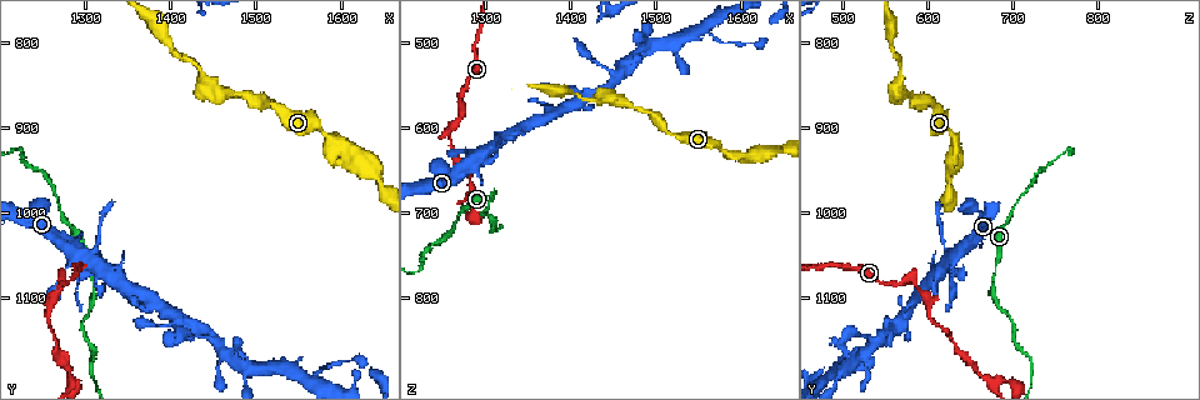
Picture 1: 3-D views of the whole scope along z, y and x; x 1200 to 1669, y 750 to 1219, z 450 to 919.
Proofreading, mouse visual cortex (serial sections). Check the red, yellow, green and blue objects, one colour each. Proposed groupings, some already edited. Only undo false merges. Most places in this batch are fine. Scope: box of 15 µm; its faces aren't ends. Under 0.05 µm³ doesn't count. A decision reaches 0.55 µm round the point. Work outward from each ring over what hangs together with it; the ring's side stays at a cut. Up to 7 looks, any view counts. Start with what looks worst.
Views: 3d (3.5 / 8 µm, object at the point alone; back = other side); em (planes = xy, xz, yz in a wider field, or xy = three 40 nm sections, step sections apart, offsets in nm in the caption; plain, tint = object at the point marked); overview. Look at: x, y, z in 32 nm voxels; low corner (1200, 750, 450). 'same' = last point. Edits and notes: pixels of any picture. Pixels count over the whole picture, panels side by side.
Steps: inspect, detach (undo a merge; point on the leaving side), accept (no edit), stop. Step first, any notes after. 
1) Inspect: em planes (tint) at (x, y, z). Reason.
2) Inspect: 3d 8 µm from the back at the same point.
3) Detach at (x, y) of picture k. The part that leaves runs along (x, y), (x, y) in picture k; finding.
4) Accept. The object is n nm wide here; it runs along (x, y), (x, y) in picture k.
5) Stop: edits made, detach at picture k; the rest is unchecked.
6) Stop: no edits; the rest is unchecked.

Inspect: 3d 3.5 µm at (1580, 1185, 500). A narrow waist.

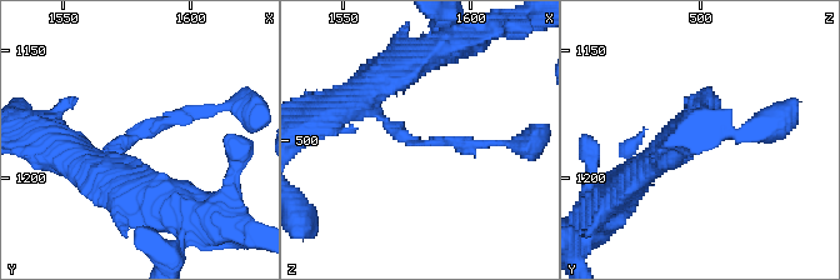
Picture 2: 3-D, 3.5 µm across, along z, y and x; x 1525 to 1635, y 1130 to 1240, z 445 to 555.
Inspect: em xy step 5 (tint) at (1584, 1184, 501). The arms are 150, 150 nm wide; need the tissue.

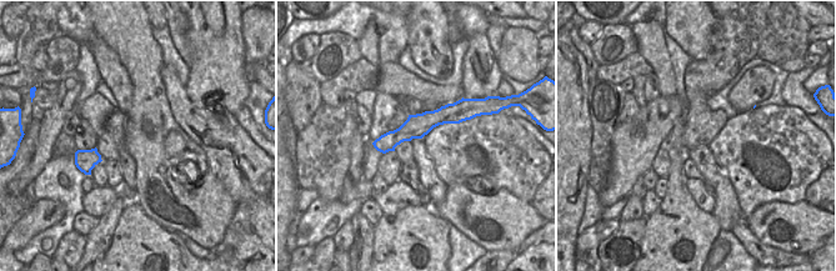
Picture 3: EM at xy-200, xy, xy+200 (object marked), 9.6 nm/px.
Accept. It runs along (75, 156), (225, 106) in picture 2; all the same cell.

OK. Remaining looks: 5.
Inspect: 3d 3.5 µm at (1445, 855, 560). Abrupt turn.

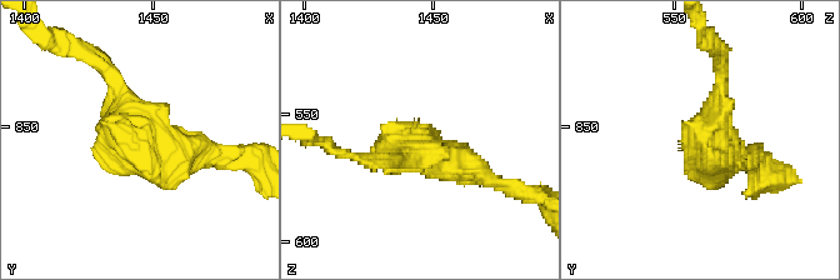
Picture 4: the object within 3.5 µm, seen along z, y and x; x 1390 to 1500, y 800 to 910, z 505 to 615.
Inspect: em planes (tint) at (1442, 855, 563). The arms are 200, 300 nm wide.

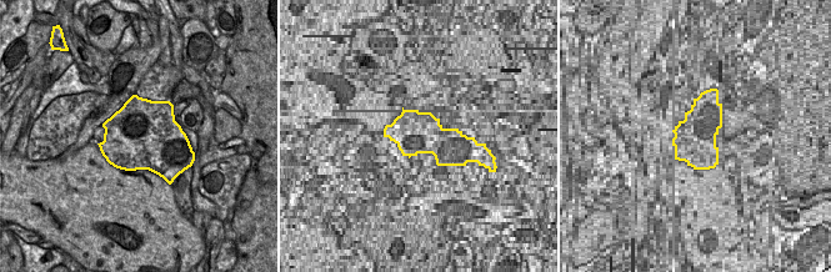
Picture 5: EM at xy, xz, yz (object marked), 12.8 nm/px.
Accept. It runs along (205, 149), (148, 153), (101, 65) in picture 4; continuous, no second cell.

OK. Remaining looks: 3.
Inspect: 3d 3.5 µm at (1275, 1090, 585). Sharp bend.

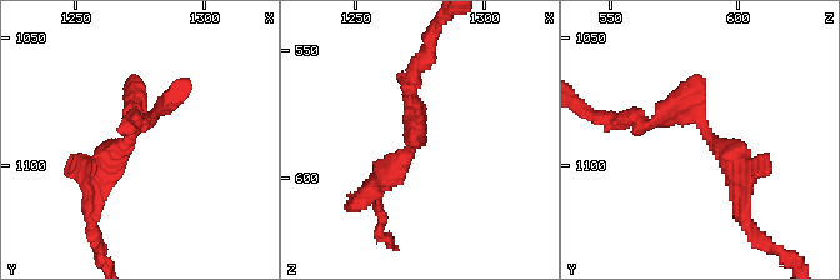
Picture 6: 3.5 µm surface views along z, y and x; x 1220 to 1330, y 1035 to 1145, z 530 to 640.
Inspect: em xy step 1 (tint) at (1274, 1087, 586). The arms are 150, 300 nm wide; shape alone is not enough.

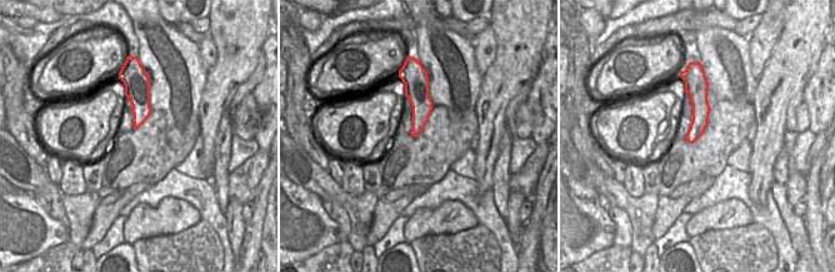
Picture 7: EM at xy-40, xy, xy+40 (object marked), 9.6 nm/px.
Accept. It runs along (691, 80), (699, 124), (690, 139) in picture 7; continuous, no second cell.

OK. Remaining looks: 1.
Stop: no edits; the rest is unchecked.

